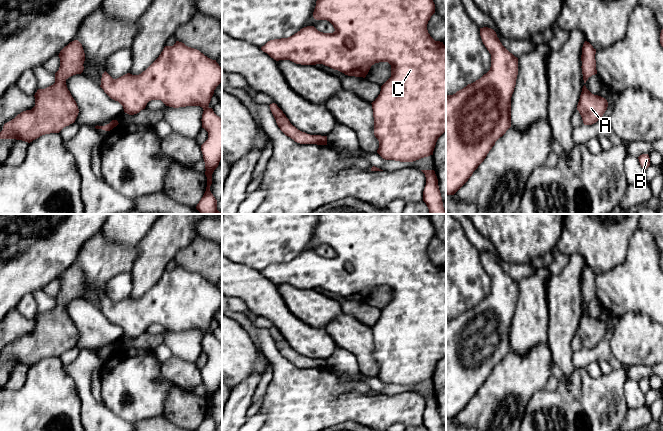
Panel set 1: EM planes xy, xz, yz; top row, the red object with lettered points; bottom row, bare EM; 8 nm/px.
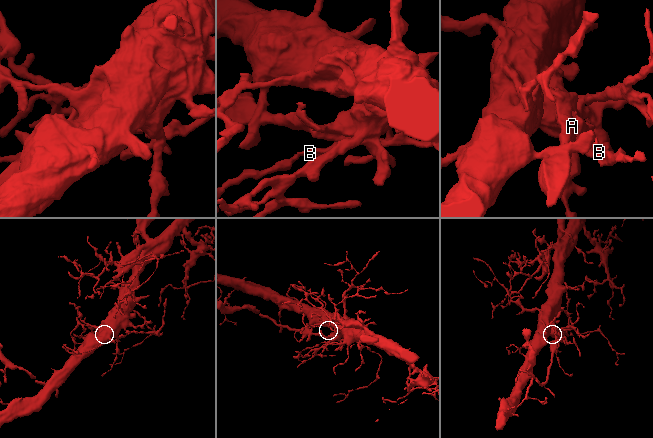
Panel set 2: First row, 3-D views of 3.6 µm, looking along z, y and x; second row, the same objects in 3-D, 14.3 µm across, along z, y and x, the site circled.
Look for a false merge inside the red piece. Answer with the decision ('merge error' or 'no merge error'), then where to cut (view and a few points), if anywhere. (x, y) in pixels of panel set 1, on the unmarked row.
merge error; cut xy (82, 288), (68, 288), (66, 290), (65, 302)

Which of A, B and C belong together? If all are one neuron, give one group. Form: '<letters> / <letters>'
A / B C

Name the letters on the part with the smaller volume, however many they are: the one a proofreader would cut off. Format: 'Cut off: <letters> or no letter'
Cut off: A

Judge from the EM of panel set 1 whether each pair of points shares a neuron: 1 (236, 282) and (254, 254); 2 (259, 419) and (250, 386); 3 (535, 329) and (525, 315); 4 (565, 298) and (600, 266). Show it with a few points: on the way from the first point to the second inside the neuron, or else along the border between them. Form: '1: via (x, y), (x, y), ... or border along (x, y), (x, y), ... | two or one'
1: border along (232, 261), (238, 264), (246, 264), (260, 272) | two
2: border along (247, 417), (245, 420) | two
3: via (532, 326), (528, 318) | one
4: border along (569, 255), (579, 254), (586, 264) | two

